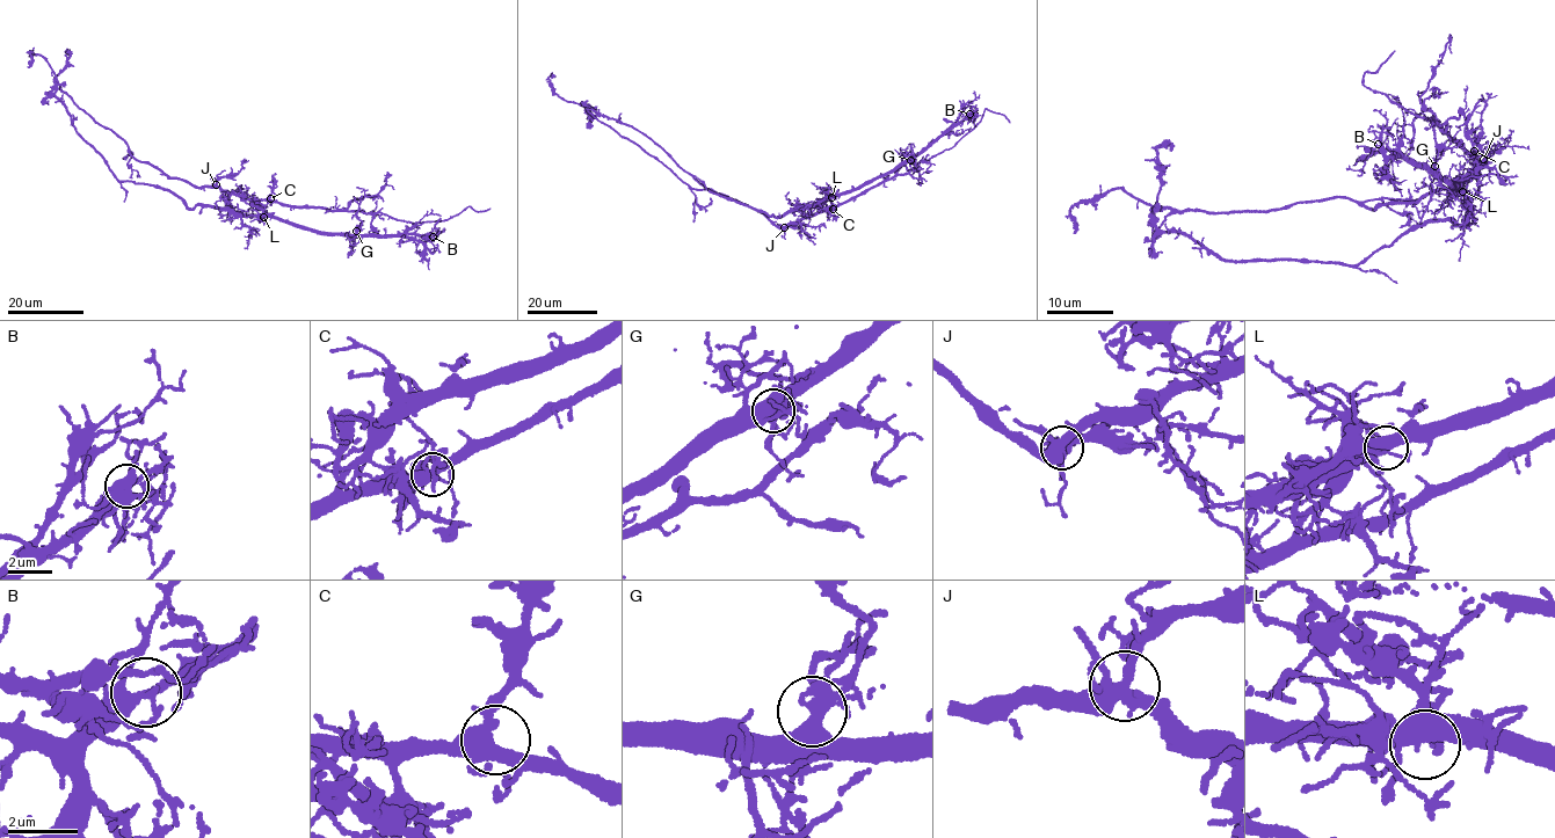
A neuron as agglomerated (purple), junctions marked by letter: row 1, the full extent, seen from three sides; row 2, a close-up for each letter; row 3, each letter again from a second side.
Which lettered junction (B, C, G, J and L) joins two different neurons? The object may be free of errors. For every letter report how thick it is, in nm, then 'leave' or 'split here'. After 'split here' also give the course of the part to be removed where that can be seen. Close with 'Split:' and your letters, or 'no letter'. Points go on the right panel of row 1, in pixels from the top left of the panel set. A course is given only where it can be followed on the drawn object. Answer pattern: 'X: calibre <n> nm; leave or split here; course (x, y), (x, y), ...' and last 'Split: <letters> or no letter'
B: calibre 280 nm; leave
C: calibre 400 nm; leave
G: calibre 420 nm; split here; course (1434, 166), (1412, 144), (1429, 110), (1482, 162), (1419, 202), (1210, 215), (1118, 188), (1070, 208), (1075, 234)
J: calibre 400 nm; leave
L: calibre 460 nm; leave
Split: G

